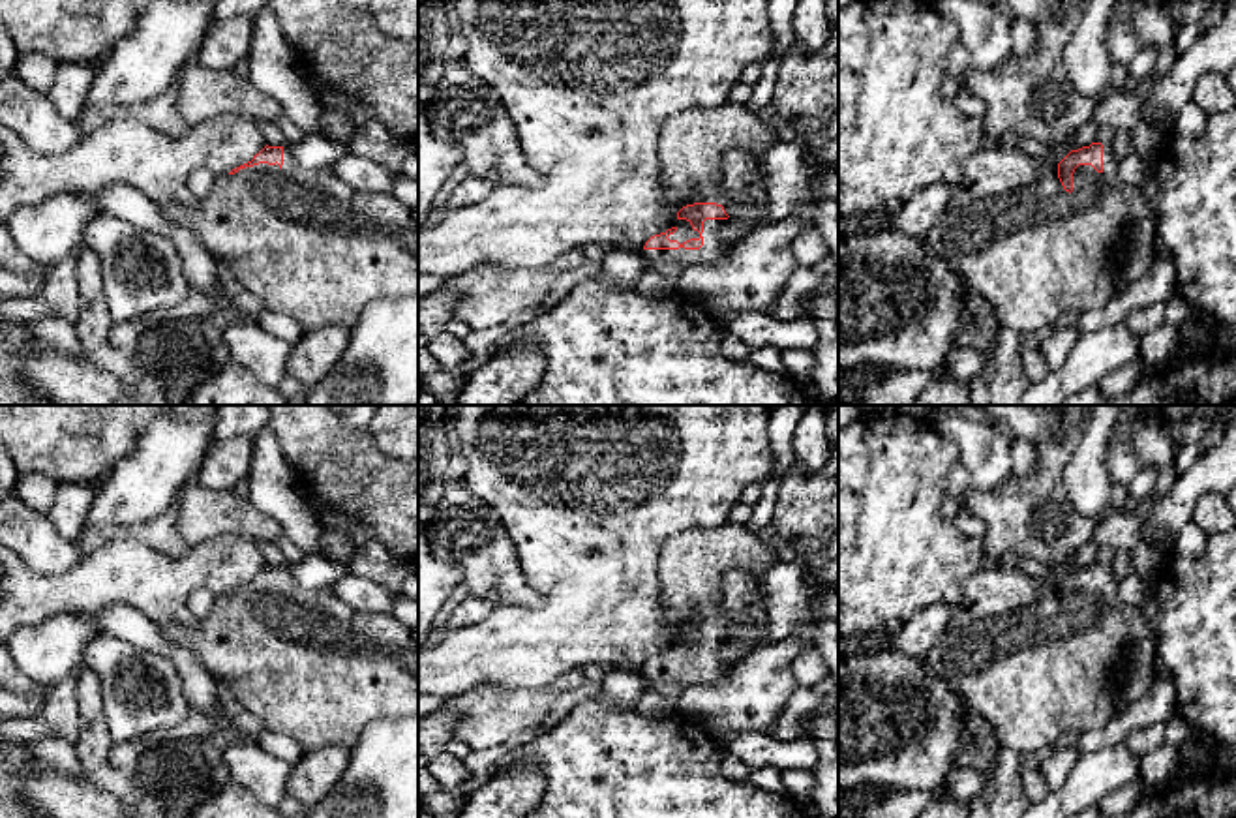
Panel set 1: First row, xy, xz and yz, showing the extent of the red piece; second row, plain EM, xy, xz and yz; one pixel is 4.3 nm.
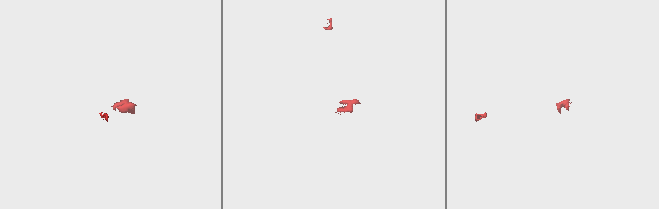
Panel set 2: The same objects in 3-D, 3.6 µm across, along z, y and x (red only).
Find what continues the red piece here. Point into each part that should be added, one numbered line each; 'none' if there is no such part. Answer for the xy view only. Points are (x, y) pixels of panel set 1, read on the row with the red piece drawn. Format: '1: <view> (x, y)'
1: xy (310, 246)

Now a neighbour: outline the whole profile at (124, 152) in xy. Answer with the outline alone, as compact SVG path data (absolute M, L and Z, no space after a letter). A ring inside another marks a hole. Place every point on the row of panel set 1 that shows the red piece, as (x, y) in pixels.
M234 114L188 126L180 137L169 137L135 118L113 120L56 156L34 152L6 126L0 128L0 143L4 146L0 159L0 225L6 225L6 220L21 206L38 204L58 193L92 195L109 186L131 186L158 204L186 201L189 197L188 176L195 169L208 169L218 178L251 161L266 146L257 122Z

